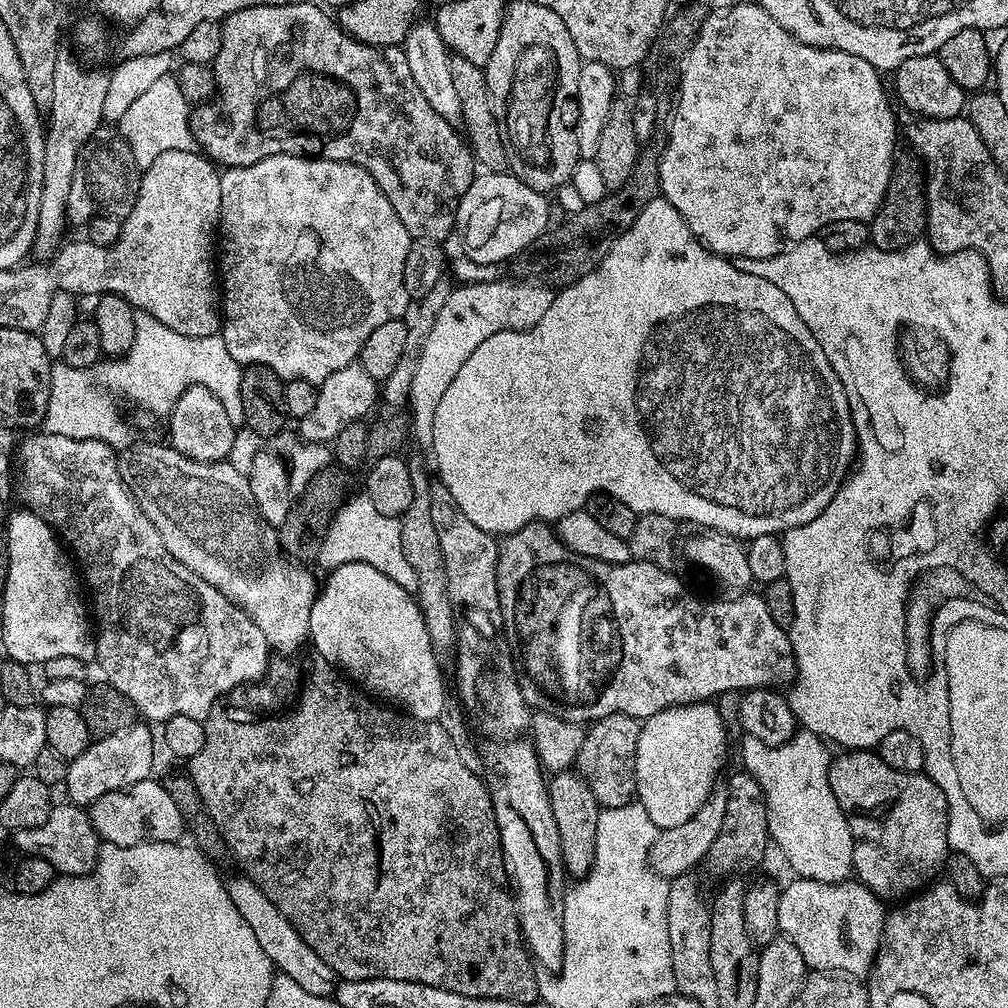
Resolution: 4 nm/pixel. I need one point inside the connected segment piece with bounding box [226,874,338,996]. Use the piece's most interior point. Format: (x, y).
(289, 955)

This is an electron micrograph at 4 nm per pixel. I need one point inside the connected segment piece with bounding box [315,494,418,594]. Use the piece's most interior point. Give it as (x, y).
(357, 533)

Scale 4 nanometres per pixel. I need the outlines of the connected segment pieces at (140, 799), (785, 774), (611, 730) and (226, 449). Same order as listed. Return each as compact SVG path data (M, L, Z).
M156 778L134 782L134 786L123 788L120 792L102 794L102 798L98 798L90 805L87 813L103 843L123 848L147 840L176 842L186 832L182 814L178 806L174 806L174 798L166 794L163 783L159 779L156 781Z
M803 730L781 744L763 744L753 736L744 736L741 741L743 771L749 772L764 791L771 843L780 847L785 862L796 871L793 873L802 880L827 884L849 879L854 872L854 842L846 814L842 814L842 806L830 790L829 745L813 732Z
M619 712L595 721L585 731L575 767L590 786L590 790L594 790L594 798L599 802L601 809L633 803L636 796L636 773L632 770L632 763L636 757L640 725L641 721L637 717Z
M190 386L178 398L172 412L166 418L170 447L186 458L194 458L203 464L218 464L229 459L237 425L232 425L229 405L218 402L218 398L206 386Z

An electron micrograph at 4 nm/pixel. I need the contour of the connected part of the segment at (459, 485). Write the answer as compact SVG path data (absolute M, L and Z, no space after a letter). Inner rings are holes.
M657 198L648 203L646 210L642 210L642 214L638 214L634 226L630 226L630 230L626 230L612 243L612 249L608 251L606 258L593 272L586 274L578 282L569 284L567 288L559 289L556 292L550 310L546 310L544 317L534 327L528 329L527 332L490 334L490 338L486 338L486 342L482 342L482 346L478 346L478 350L474 350L474 354L470 354L470 358L466 358L466 362L462 362L458 374L454 374L454 382L450 382L450 386L446 386L446 394L442 394L442 398L438 398L438 410L434 410L434 442L430 452L431 455L436 455L436 468L440 471L439 483L444 484L447 490L450 490L454 496L454 501L458 502L458 506L462 508L466 518L474 522L479 530L487 532L488 535L495 538L509 536L511 532L517 532L518 529L527 524L561 520L566 514L581 511L587 505L588 497L597 494L618 498L618 502L626 502L626 506L630 506L630 510L634 510L637 514L664 515L669 520L677 522L685 520L686 523L690 524L689 526L714 528L737 538L751 538L783 534L789 528L810 522L810 518L818 518L818 514L822 514L822 510L826 510L830 498L834 498L834 494L849 475L858 456L858 445L856 443L856 427L850 414L850 402L846 398L846 390L842 386L838 374L834 374L834 366L830 366L822 346L818 346L818 338L814 338L811 336L810 330L806 330L806 322L802 322L802 318L798 318L798 310L794 310L790 298L786 298L779 283L772 278L760 278L758 274L742 272L736 268L731 259L718 256L710 249L705 248L704 243L690 230L690 226L686 226L679 207L671 204L669 200Z

